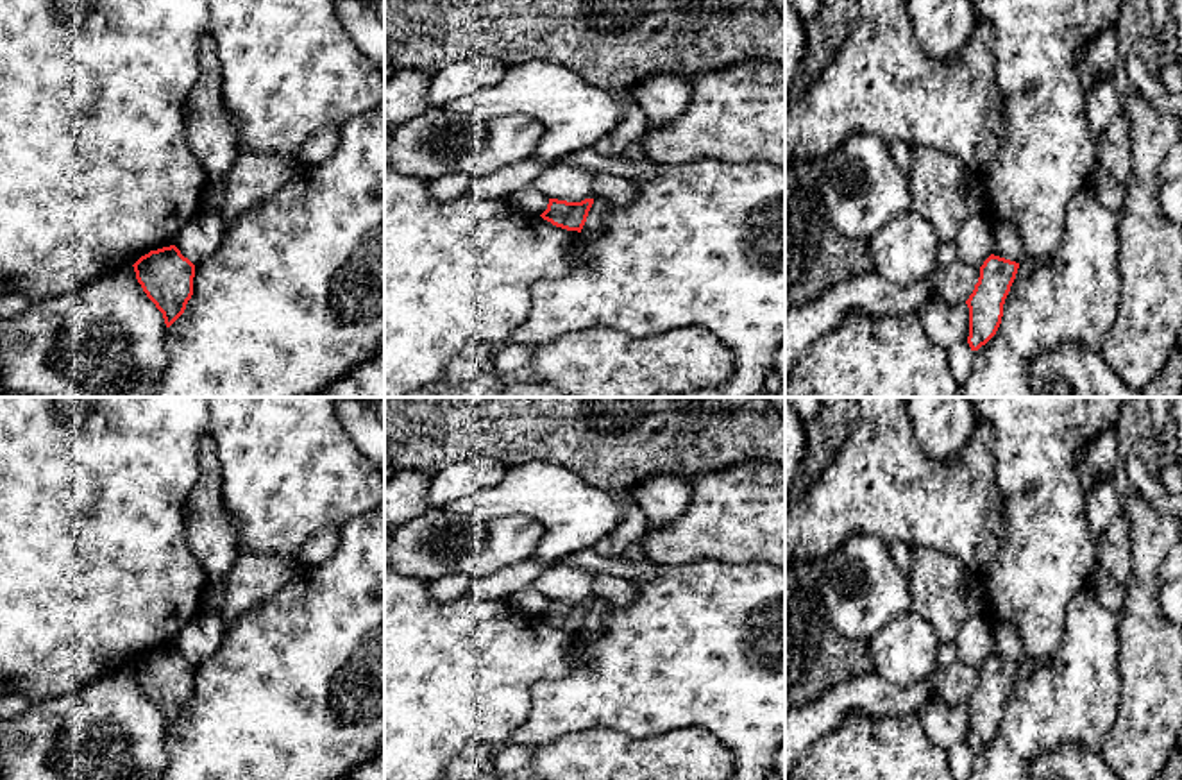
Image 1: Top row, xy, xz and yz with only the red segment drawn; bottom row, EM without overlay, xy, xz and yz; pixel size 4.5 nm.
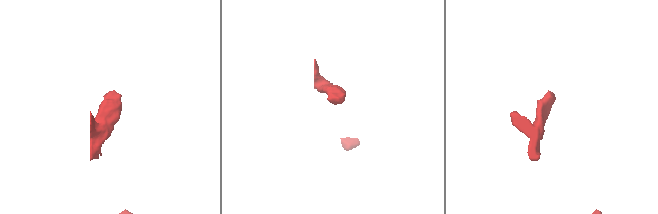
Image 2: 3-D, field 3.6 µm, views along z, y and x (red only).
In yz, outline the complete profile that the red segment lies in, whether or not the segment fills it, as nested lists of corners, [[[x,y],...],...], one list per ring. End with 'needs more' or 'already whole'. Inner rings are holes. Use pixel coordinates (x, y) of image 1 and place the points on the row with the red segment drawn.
[[[991,254],[980,267],[980,277],[966,301],[969,308],[971,351],[978,351],[998,331],[1003,317],[1003,304],[1016,279],[1019,263]]]; already whole

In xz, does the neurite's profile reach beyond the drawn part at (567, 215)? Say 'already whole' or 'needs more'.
already whole

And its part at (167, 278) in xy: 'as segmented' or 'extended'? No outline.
as segmented

